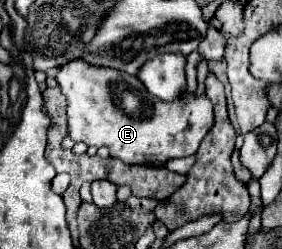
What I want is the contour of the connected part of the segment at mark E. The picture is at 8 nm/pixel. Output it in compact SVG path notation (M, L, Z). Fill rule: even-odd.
M82 59L62 65L56 73L56 81L68 103L68 135L74 141L82 141L92 147L108 147L112 157L122 159L128 165L164 165L172 157L194 155L204 135L214 125L212 103L206 95L196 97L184 93L182 99L174 99L172 103L156 99L156 105L152 105L152 95L136 77L110 67L94 67ZM114 83L134 93L140 99L140 109L126 113L122 101L110 89Z

